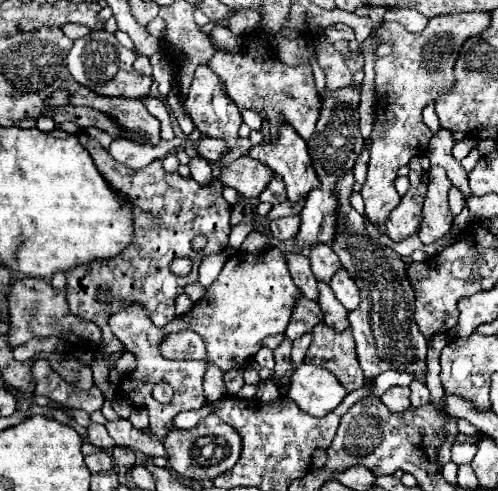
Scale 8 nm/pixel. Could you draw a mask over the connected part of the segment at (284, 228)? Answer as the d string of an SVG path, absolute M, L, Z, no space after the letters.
M286 216L286 218L278 218L278 220L272 220L268 224L270 228L270 234L274 236L274 240L278 242L286 242L286 240L292 240L300 228L300 218L298 216Z

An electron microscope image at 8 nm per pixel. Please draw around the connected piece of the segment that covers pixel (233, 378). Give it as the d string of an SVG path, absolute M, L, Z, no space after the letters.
M230 370L224 374L224 382L226 382L226 390L228 394L236 394L242 386L244 386L244 380L242 380L242 372L240 370Z

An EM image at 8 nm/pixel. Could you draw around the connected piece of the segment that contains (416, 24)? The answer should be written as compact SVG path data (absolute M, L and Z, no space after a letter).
M388 8L386 14L384 14L384 20L386 22L394 20L394 22L402 24L410 32L422 32L426 28L426 24L428 24L428 18L426 16L422 16L416 10L410 10L410 8L394 8L394 10Z

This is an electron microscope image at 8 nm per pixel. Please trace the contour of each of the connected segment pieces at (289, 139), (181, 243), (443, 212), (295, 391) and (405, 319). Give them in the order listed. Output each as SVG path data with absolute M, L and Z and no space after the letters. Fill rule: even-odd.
M284 124L284 126L280 128L280 138L278 138L276 142L264 140L262 144L252 146L252 148L250 148L250 156L252 156L254 160L264 162L266 166L270 166L274 172L278 172L278 174L284 178L284 184L286 184L286 190L288 190L288 200L290 200L292 204L298 204L302 198L308 196L308 192L310 192L312 188L318 188L318 186L320 186L320 180L318 180L318 176L316 176L316 170L312 168L312 160L310 160L306 142L304 142L288 124Z
M78 134L80 144L92 156L98 172L104 180L110 182L114 192L120 192L120 198L134 204L132 208L132 224L134 238L120 256L112 256L112 260L94 260L92 264L80 264L72 268L66 278L66 298L70 304L70 312L80 316L82 320L94 322L102 330L102 344L98 354L108 356L122 350L122 344L114 338L108 326L108 318L118 310L130 304L142 304L148 308L148 316L156 326L166 326L174 316L174 302L184 292L184 286L190 282L198 282L198 266L204 254L222 252L228 244L230 234L230 204L222 198L222 184L212 180L208 186L198 184L194 178L182 178L178 172L170 174L162 168L162 160L154 160L142 170L130 170L118 164L108 150L104 150L94 138L88 134ZM194 236L206 236L208 244L202 252L194 252L190 242ZM176 256L188 256L192 260L192 272L184 278L174 276L170 272L170 262Z
M432 166L430 168L430 180L428 180L428 192L424 198L422 208L422 224L420 224L420 240L424 244L432 244L438 238L442 238L450 230L450 206L444 198L444 168Z
M300 364L290 380L288 396L310 416L326 416L346 396L346 388L324 368Z
M354 174L336 182L336 196L340 200L340 220L336 220L336 234L332 250L340 258L342 268L352 276L360 290L360 306L350 312L350 328L356 342L358 362L366 378L376 378L386 370L410 372L414 380L426 382L426 342L414 322L414 290L406 278L406 264L400 258L386 256L380 242L372 242L364 224L364 216L350 206Z

